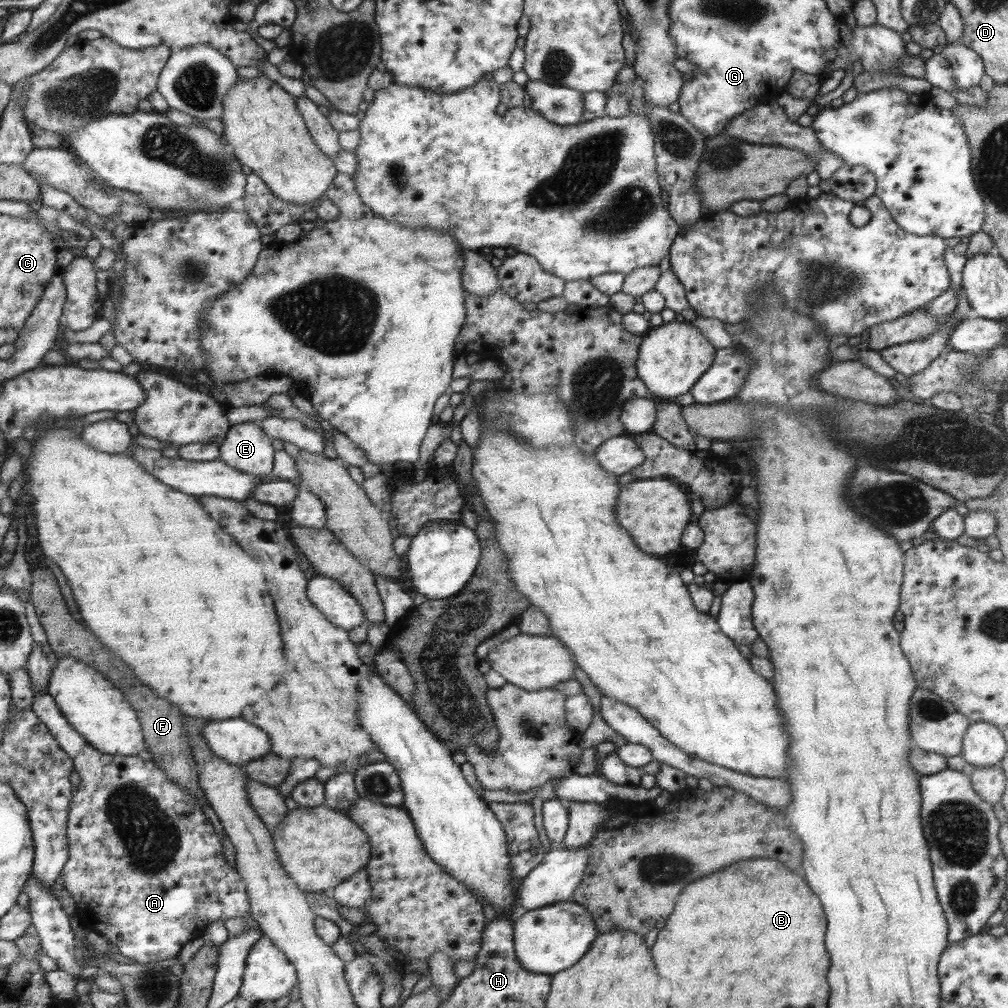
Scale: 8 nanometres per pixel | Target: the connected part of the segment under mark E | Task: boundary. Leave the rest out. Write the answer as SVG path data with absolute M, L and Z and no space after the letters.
M242 418L239 424L230 426L218 450L218 459L227 466L257 478L270 478L274 466L273 448L262 427L250 418Z

